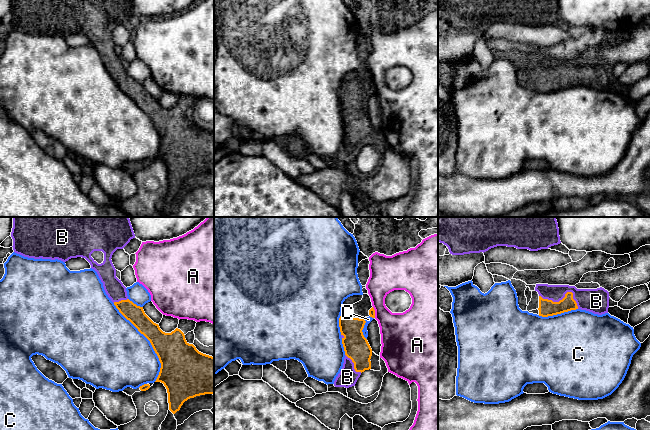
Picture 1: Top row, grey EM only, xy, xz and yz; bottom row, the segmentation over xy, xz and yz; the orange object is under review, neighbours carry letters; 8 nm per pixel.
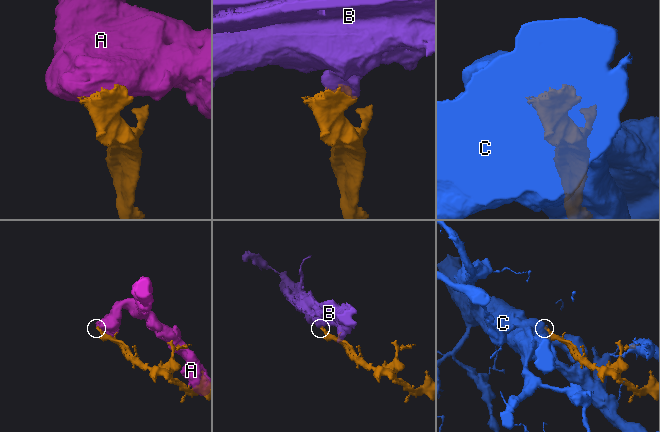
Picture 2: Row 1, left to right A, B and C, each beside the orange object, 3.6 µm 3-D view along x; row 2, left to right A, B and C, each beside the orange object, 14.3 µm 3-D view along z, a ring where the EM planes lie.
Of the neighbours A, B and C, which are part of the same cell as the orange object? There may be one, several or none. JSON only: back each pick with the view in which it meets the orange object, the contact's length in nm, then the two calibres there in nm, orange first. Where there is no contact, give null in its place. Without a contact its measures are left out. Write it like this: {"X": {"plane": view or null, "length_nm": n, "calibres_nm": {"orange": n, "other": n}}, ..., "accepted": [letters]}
{"B": {"plane": "yz", "length_nm": 340, "calibres_nm": {"orange": 130, "other": 190}}, "accepted": ["B"]}

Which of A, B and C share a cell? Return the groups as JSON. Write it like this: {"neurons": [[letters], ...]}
{"neurons": [["A"], ["B"], ["C"]]}

